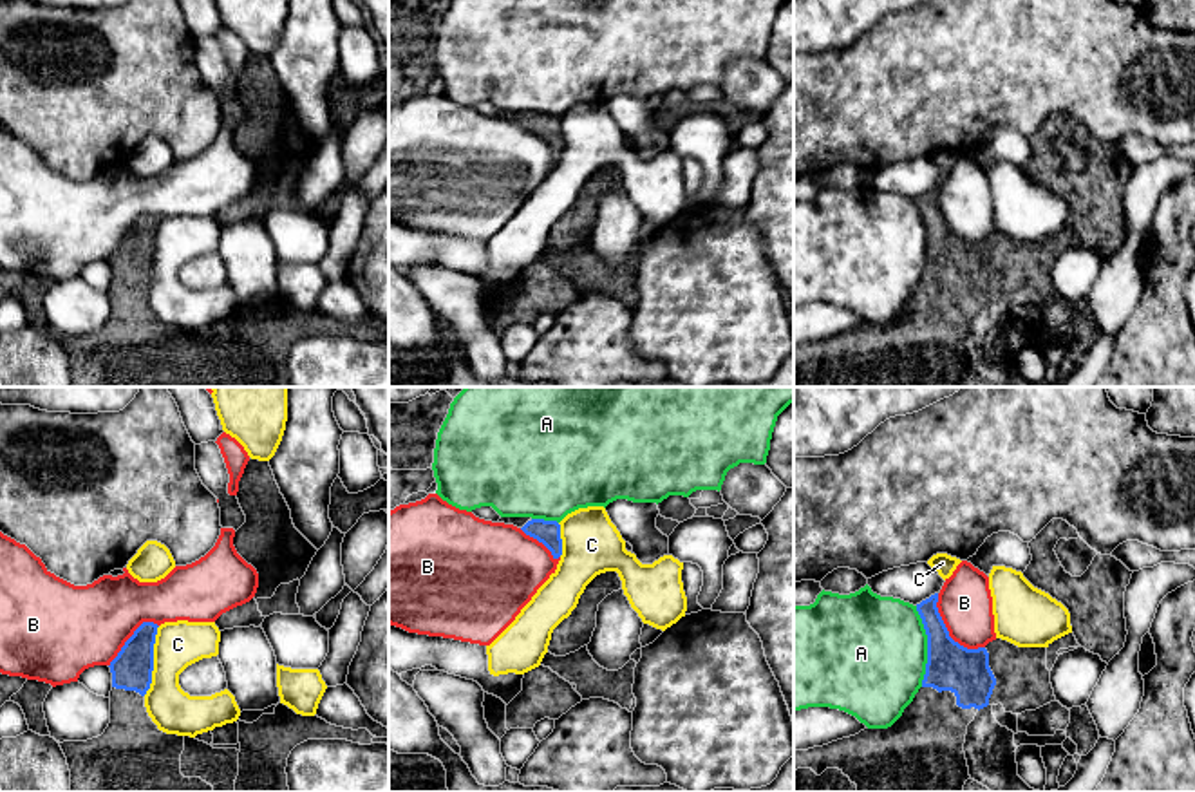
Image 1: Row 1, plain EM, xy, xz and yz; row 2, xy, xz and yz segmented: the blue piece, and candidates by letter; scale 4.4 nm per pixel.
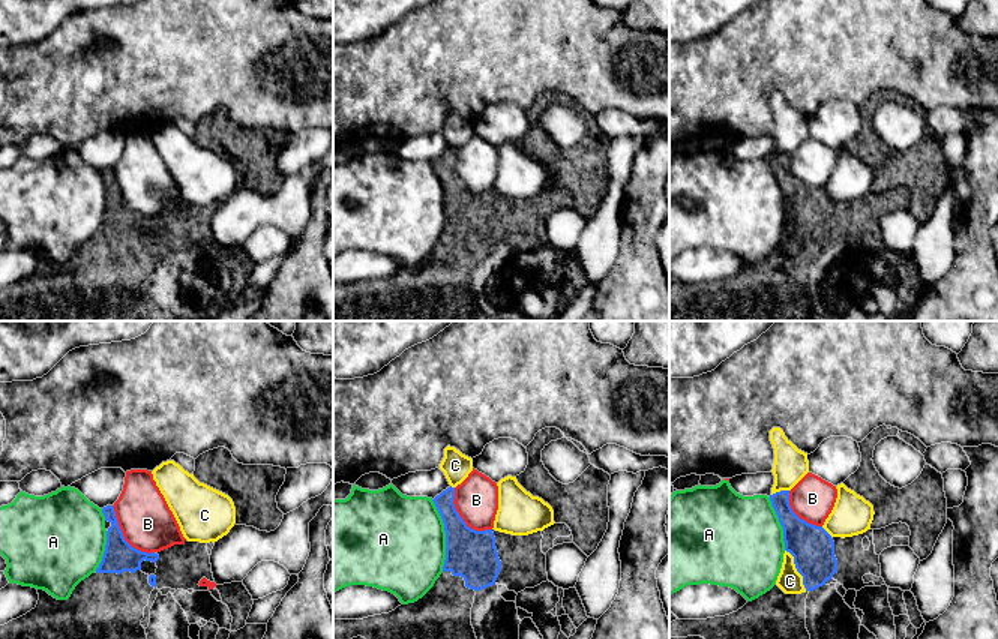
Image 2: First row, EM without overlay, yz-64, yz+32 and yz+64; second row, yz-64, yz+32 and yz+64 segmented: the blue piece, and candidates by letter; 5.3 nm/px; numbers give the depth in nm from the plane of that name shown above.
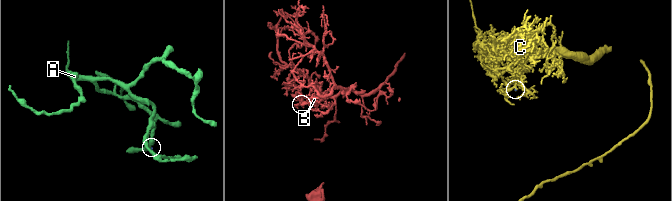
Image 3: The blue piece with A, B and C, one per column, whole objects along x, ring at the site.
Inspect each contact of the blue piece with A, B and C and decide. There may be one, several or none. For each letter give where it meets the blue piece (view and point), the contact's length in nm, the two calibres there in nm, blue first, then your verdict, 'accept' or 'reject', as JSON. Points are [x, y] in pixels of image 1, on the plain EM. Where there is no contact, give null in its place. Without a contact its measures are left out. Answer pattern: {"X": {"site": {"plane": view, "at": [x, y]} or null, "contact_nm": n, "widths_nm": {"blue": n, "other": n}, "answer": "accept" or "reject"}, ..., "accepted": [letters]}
{"A": {"site": {"plane": "yz", "at": [928, 241]}, "contact_nm": 360, "widths_nm": {"blue": 220, "other": 500}, "answer": "reject"}, "B": {"site": {"plane": "yz", "at": [948, 226]}, "contact_nm": 320, "widths_nm": {"blue": 220, "other": 240}, "answer": "reject"}, "C": {"site": {"plane": "xy", "at": [152, 255]}, "contact_nm": 320, "widths_nm": {"blue": 180, "other": 200}, "answer": "reject"}, "accepted": []}

